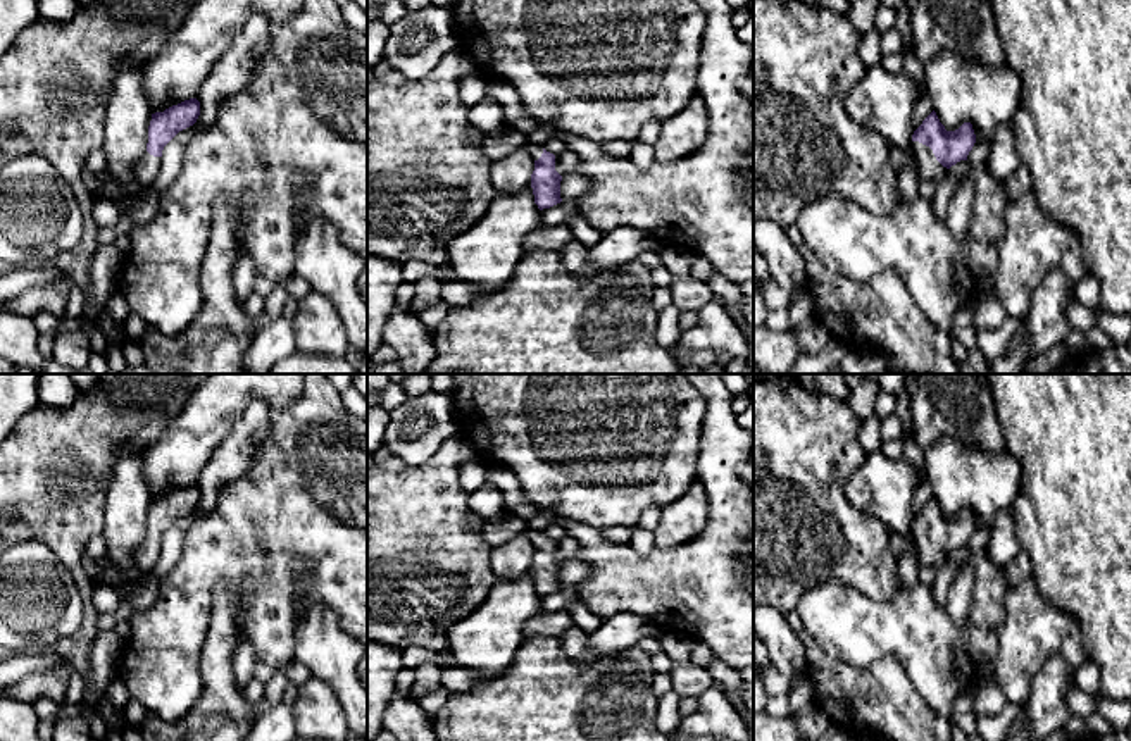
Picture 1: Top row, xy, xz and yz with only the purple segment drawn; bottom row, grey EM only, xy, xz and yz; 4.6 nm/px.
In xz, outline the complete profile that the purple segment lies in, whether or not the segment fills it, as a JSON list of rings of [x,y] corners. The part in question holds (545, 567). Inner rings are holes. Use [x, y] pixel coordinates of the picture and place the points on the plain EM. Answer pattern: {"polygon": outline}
{"polygon": [[[526,527],[524,534],[534,546],[534,557],[531,560],[531,574],[534,589],[540,596],[550,595],[562,588],[560,567],[562,562],[555,557],[555,541],[547,538],[543,531]]]}

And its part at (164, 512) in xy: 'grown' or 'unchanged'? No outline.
grown

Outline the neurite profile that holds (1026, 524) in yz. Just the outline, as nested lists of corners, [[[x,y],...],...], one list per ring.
[[[988,374],[988,381],[1007,450],[1021,465],[1021,493],[1010,512],[1021,548],[1033,562],[1033,579],[1048,601],[1079,622],[1086,658],[1100,672],[1102,693],[1131,703],[1131,374]]]

